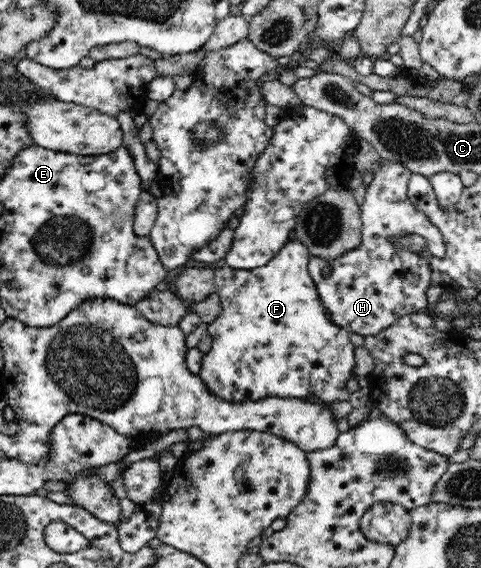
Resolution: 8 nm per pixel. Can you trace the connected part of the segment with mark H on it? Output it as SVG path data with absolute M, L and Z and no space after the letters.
M381 160L380 169L365 187L365 196L360 205L360 245L331 260L311 256L308 261L308 273L332 321L359 336L376 335L408 313L429 310L426 291L430 287L432 271L427 259L409 253L391 241L400 234L420 235L426 241L430 256L438 259L444 259L448 249L441 231L408 199L407 185L412 175L402 163Z

